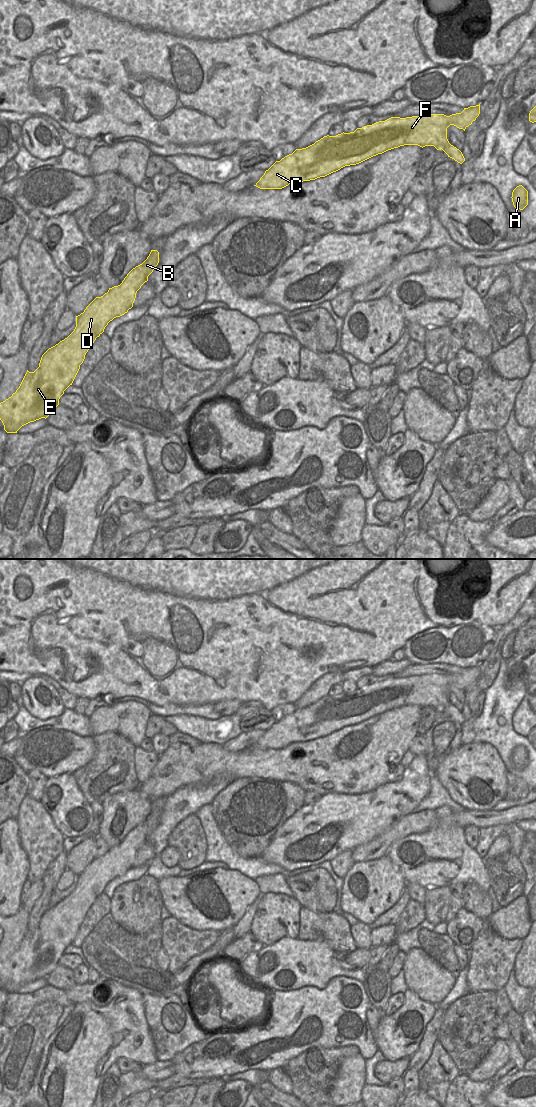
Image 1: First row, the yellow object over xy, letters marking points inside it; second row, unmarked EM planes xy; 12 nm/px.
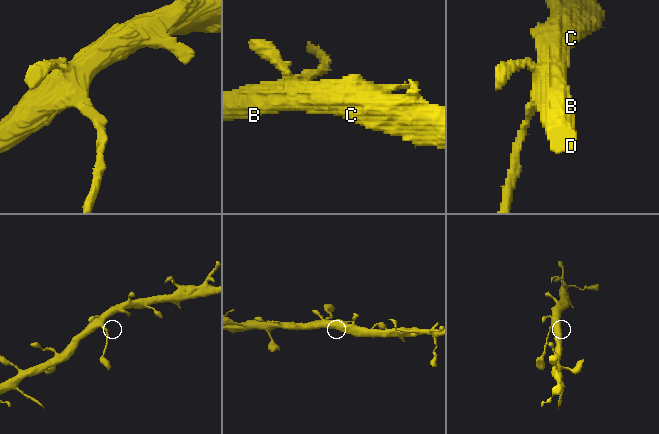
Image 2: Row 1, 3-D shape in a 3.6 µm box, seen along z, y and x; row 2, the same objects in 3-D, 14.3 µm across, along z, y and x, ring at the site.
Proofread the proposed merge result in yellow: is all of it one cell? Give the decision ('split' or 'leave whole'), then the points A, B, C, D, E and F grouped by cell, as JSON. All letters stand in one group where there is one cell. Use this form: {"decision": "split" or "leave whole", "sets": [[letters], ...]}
{"decision": "leave whole", "sets": [["A", "B", "C", "D", "E", "F"]]}

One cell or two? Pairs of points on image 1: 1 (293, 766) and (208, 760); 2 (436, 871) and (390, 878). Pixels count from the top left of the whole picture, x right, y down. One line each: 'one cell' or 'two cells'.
1: one cell
2: two cells

